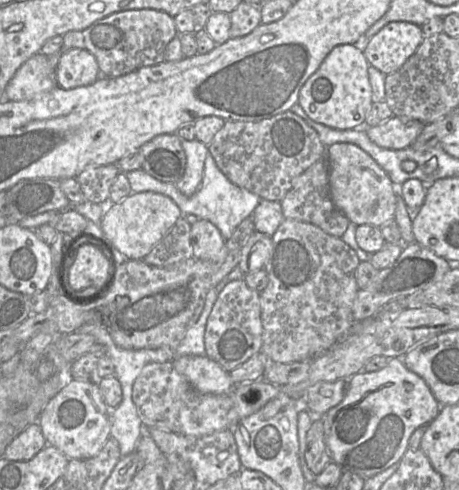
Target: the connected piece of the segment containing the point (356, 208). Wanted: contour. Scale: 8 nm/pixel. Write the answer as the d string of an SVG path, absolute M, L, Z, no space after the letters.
M335 143L327 147L325 159L333 204L351 223L381 227L395 218L397 186L368 153L352 143Z

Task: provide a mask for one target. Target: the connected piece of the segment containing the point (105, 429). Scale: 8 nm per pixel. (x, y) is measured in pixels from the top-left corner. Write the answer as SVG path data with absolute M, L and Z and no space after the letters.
M67 381L67 384L46 404L38 424L47 445L52 445L69 459L95 457L110 437L110 413L97 382Z

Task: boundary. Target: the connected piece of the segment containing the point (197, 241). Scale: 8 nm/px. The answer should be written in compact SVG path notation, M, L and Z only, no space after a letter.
M199 218L191 225L190 237L194 257L209 262L224 262L226 240L214 224Z

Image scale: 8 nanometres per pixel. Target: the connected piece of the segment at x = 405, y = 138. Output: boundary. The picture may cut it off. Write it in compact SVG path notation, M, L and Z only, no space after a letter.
M392 116L365 131L372 142L390 150L404 149L412 146L421 134L425 124L419 120Z

